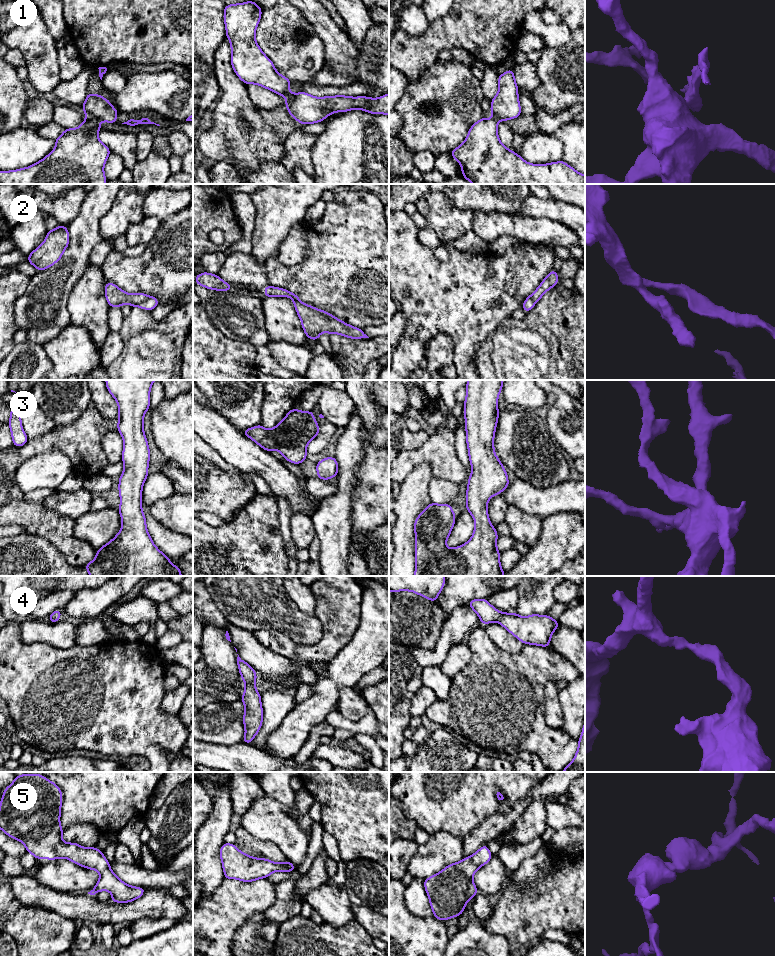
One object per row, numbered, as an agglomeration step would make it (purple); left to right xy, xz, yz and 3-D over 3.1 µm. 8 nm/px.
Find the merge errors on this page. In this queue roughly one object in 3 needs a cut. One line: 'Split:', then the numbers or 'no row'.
Split: 1

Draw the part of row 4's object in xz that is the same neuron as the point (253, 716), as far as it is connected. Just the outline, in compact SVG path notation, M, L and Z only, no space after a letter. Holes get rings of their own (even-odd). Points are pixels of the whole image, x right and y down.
M239 655L237 657L237 665L242 680L245 682L244 694L240 699L246 708L243 715L245 727L243 743L250 744L262 727L263 708L261 705L261 695L255 687L257 677L256 671L242 660Z

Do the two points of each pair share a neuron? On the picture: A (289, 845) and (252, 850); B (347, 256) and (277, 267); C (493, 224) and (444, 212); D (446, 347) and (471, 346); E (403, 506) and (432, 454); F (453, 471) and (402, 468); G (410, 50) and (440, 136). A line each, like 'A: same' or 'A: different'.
A: different
B: same
C: different
D: different
E: different
F: same
G: different

